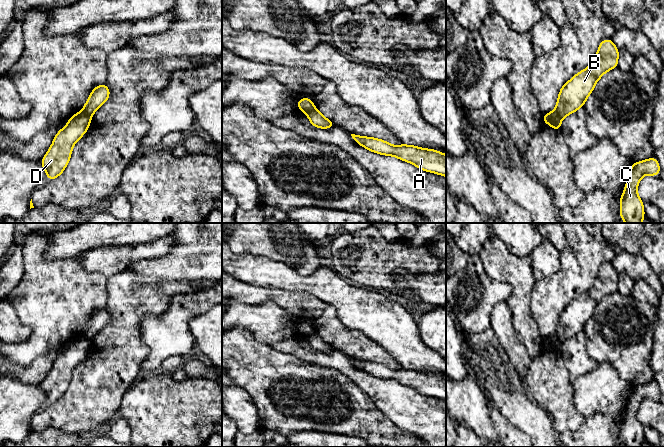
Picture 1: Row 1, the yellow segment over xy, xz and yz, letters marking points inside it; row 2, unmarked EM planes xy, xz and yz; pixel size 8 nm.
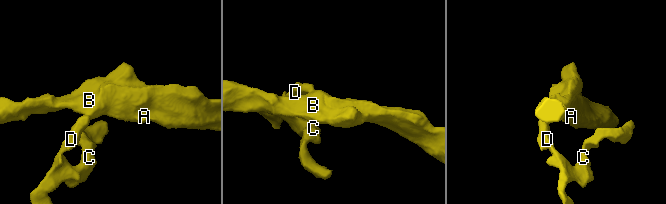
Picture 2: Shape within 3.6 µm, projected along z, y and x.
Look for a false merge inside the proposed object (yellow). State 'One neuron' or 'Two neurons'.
Two neurons

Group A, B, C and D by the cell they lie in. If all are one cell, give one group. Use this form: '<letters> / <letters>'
A B / C D

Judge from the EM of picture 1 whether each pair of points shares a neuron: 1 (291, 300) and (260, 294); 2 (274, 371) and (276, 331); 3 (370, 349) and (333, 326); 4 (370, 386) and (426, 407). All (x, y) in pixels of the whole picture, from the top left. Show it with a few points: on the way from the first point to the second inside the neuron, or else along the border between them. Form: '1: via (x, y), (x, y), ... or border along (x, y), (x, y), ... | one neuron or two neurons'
1: via (283, 298), (268, 294) | one neuron
2: border along (249, 331), (258, 341), (269, 345) | two neurons
3: via (361, 345), (348, 341), (342, 335) | one neuron
4: via (384, 393), (405, 407), (412, 407) | one neuron

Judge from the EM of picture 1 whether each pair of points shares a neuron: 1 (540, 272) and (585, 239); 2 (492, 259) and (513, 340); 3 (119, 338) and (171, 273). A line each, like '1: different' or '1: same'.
1: different
2: different
3: different

